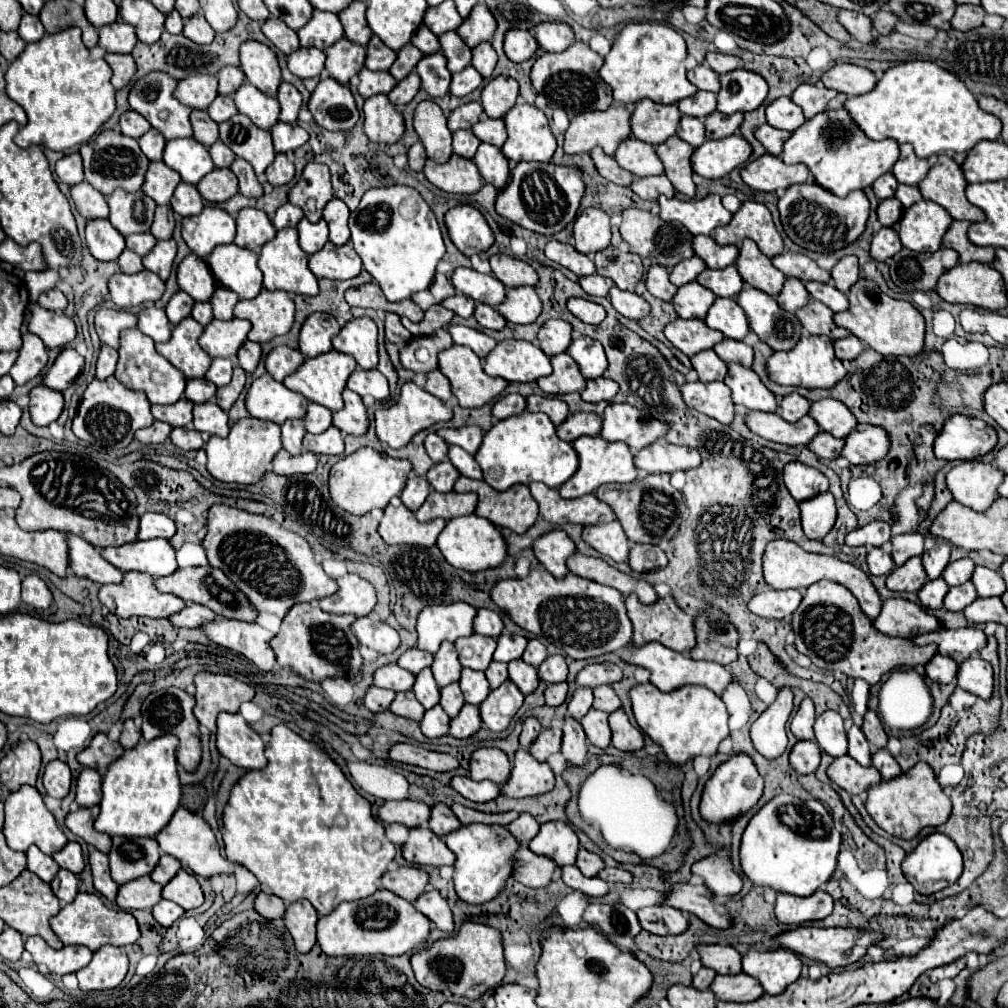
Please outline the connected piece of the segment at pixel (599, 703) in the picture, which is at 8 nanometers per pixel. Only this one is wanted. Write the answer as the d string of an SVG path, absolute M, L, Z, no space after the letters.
M611 685L595 687L593 693L595 693L595 701L593 701L593 707L595 707L595 709L605 711L605 713L613 713L615 709L621 707L621 701L619 701L619 697L615 695L615 691L613 691Z

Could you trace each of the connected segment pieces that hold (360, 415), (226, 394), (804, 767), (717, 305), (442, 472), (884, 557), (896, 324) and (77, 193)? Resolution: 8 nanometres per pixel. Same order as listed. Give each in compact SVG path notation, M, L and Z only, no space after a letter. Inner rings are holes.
M345 389L343 401L345 401L345 407L333 413L333 425L339 431L349 433L349 435L365 435L369 429L369 417L367 417L363 399L357 393Z
M233 367L233 379L231 379L231 383L217 389L217 405L221 409L229 411L233 407L233 403L237 401L237 397L241 395L243 387L245 387L245 371L241 367Z
M797 741L789 753L789 763L799 775L809 775L819 767L821 749L815 741Z
M717 299L711 305L705 323L711 329L721 331L729 339L741 341L749 333L749 321L745 319L745 311L741 311L735 299Z
M443 461L443 463L435 463L429 471L427 471L427 481L429 485L439 491L439 493L449 493L453 491L453 483L461 477L461 473L449 463L449 461Z
M871 547L867 553L867 565L871 575L889 575L893 569L893 559L883 547Z
M859 279L847 293L849 309L837 313L833 319L839 327L849 329L855 337L865 341L871 349L881 355L919 355L923 351L923 337L925 337L925 319L923 315L907 301L891 299L885 295L875 281Z
M79 183L75 187L71 187L71 197L75 201L77 211L87 219L99 219L99 217L109 217L109 205L107 199L93 187L89 187L89 183Z

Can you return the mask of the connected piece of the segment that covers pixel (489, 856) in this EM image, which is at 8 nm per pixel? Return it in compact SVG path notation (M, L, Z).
M485 823L463 825L461 829L449 833L445 837L445 843L457 855L457 861L453 865L455 867L453 881L455 881L457 895L465 903L481 905L481 903L495 899L497 895L501 895L505 891L505 885L513 871L515 853L521 847L521 843L517 843L517 839L513 839L513 835L509 835L507 827L485 825Z

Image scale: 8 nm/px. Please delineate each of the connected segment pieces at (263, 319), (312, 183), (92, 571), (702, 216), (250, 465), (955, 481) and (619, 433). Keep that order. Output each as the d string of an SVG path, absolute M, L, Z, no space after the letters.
M261 289L261 293L251 299L251 301L239 301L235 305L235 317L239 319L249 319L251 321L251 331L249 331L249 339L257 341L257 343L265 343L271 341L277 335L285 335L289 333L293 319L295 319L295 303L291 299L291 295L287 291L265 291Z
M307 163L301 179L289 191L289 203L301 207L305 217L313 223L321 219L327 201L333 199L333 187L329 181L329 169L319 163Z
M65 533L65 537L69 545L69 569L77 577L85 577L101 585L121 583L123 573L117 567L113 567L109 561L105 561L97 547L93 547L91 543L73 533Z
M707 195L703 199L667 199L659 197L661 213L659 217L663 221L679 221L683 223L693 235L715 235L717 227L725 227L731 221L731 213L721 205L719 195Z
M255 417L239 419L227 437L211 435L205 445L207 451L207 471L225 483L257 483L263 479L267 465L273 461L281 449L281 427L273 421L259 421Z
M963 461L947 473L947 487L953 499L973 511L987 511L999 497L997 487L1005 473L981 461Z
M609 403L603 415L601 437L605 441L623 441L637 453L661 439L669 429L669 423L645 415L629 403Z

